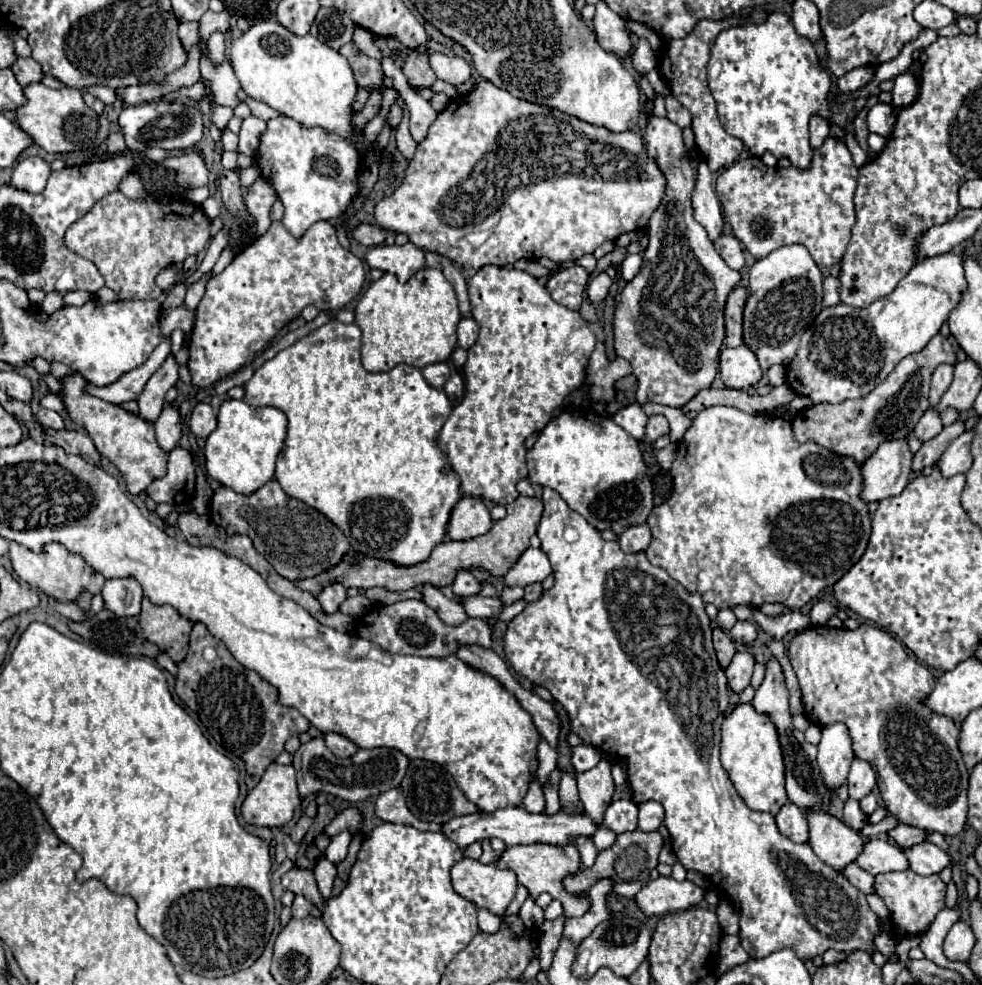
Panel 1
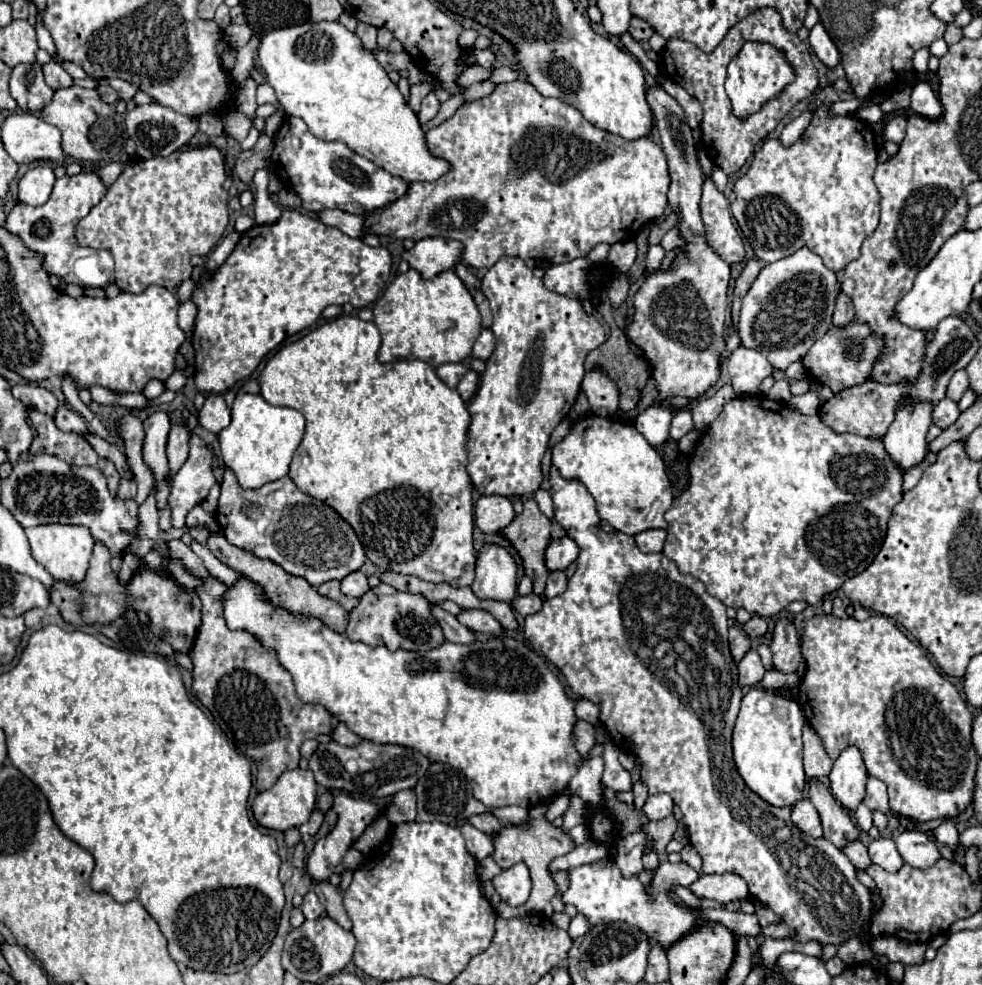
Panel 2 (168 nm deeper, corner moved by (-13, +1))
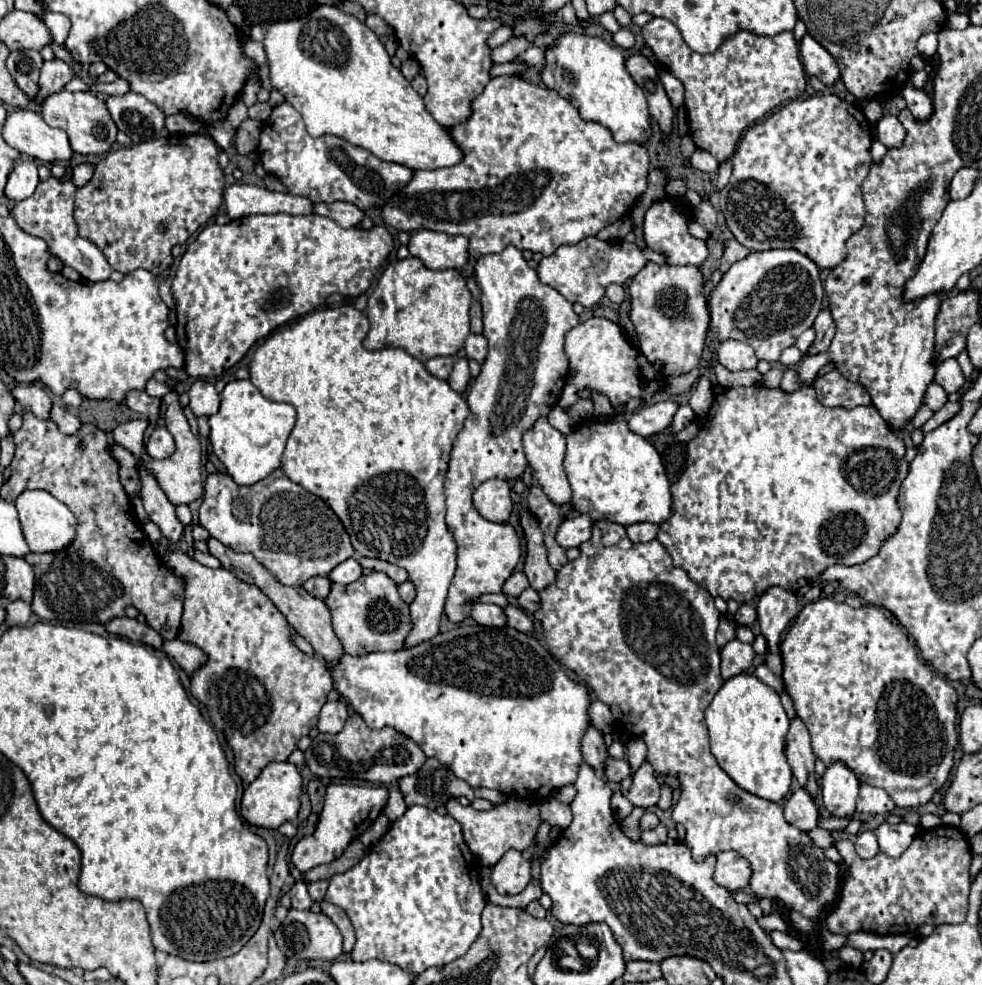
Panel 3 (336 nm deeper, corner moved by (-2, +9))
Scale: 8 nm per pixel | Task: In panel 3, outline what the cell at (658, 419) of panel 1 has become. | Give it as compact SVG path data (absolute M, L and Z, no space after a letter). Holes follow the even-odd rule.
M685 403L685 405L679 405L679 409L677 409L677 413L673 415L673 421L671 421L673 433L679 433L683 427L687 427L693 417L695 417L695 415L693 415L693 409L691 409L687 403Z

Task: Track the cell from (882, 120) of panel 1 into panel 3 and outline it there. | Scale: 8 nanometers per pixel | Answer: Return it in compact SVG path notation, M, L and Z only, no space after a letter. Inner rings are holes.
M887 115L877 121L877 139L887 147L897 147L905 139L905 129L897 117Z

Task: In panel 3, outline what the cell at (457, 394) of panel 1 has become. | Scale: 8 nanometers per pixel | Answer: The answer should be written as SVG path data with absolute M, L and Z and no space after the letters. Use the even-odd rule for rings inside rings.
M457 359L455 367L453 367L453 373L449 375L447 383L451 385L451 389L453 389L453 391L463 393L463 391L467 389L469 381L471 381L471 375L469 375L469 365L467 365L467 359Z

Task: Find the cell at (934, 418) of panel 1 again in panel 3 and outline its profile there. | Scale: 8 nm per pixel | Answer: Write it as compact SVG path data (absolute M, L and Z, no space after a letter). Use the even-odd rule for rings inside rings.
M931 383L927 387L927 393L925 393L925 405L931 411L939 411L945 403L947 403L947 393L937 383Z

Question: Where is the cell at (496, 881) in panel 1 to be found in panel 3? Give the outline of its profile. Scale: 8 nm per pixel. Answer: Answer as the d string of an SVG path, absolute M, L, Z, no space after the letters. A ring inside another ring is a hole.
M509 849L491 869L491 881L497 893L517 895L531 881L531 865L519 851Z

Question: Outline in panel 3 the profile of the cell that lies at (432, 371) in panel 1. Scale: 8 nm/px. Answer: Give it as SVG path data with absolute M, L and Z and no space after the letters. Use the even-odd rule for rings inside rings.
M433 357L425 363L425 367L429 369L431 375L435 375L439 379L447 379L453 369L453 363L455 363L455 357Z

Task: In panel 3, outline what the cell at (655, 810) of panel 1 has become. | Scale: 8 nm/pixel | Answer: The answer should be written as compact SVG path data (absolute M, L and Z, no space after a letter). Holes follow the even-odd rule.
M645 761L641 765L641 769L637 769L637 773L633 775L633 785L627 793L627 799L635 805L635 807L651 807L651 805L657 805L659 801L659 783L653 775L653 769L651 765Z

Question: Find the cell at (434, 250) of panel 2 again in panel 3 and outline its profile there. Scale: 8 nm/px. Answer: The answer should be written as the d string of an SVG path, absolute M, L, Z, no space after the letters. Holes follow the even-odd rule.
M417 231L409 239L409 253L423 261L427 269L459 269L467 263L467 237L435 231Z

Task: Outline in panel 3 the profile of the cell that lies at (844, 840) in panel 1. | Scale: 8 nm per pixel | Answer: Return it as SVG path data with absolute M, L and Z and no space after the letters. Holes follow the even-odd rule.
M795 717L791 721L791 729L787 735L787 759L789 765L793 769L795 779L799 781L799 785L815 799L817 803L817 779L815 779L815 755L811 749L811 739L809 739L809 731L805 729L803 721L799 717Z

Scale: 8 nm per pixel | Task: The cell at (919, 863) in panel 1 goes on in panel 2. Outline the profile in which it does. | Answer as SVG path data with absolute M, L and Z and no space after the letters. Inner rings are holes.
M902 831L896 837L896 849L908 865L918 869L928 869L940 859L940 851L934 841L920 831Z

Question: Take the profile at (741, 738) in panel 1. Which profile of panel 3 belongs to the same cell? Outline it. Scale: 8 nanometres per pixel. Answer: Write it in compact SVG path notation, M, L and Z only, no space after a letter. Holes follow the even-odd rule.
M741 673L723 683L705 717L711 735L711 753L721 769L741 789L769 801L781 801L791 787L793 775L785 755L789 719L779 695L755 675Z

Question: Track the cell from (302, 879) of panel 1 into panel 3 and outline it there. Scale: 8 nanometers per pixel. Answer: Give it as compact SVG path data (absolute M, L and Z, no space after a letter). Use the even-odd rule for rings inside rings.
M321 899L319 905L321 905L321 911L339 927L339 931L341 931L341 935L345 939L343 941L343 951L349 953L351 947L353 947L353 943L355 943L355 933L353 933L353 927L351 927L351 921L349 921L347 913L341 907L335 907L333 903L329 903L325 899Z

